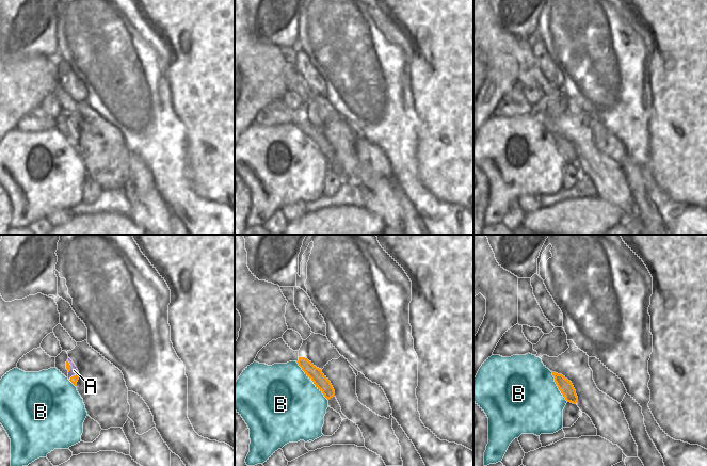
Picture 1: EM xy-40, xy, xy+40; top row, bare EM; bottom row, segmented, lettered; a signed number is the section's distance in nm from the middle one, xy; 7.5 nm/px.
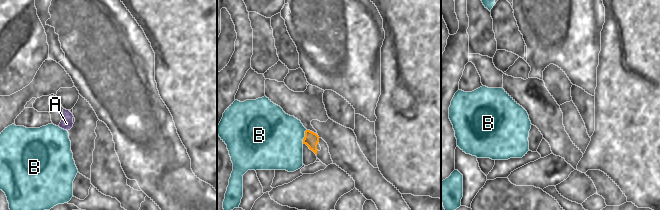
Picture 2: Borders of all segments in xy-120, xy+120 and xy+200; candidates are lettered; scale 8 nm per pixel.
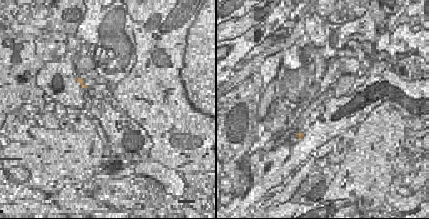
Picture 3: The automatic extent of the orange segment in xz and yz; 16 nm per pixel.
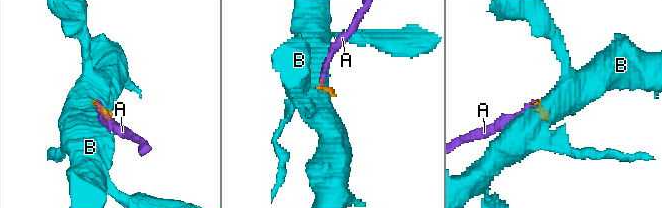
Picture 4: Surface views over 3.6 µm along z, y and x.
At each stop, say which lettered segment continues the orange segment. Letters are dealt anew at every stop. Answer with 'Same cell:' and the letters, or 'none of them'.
Same cell: none of them

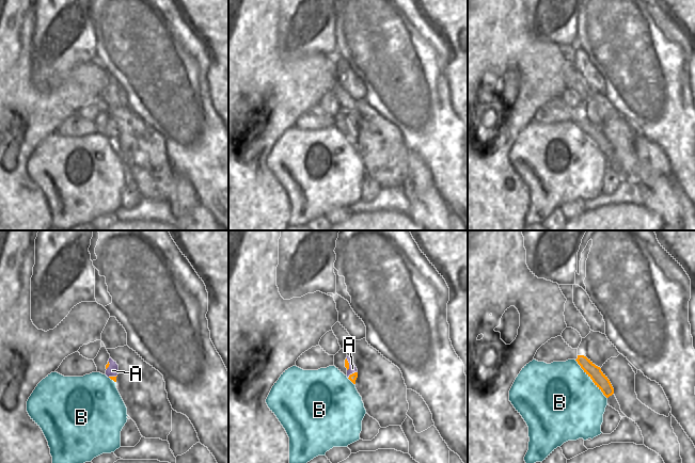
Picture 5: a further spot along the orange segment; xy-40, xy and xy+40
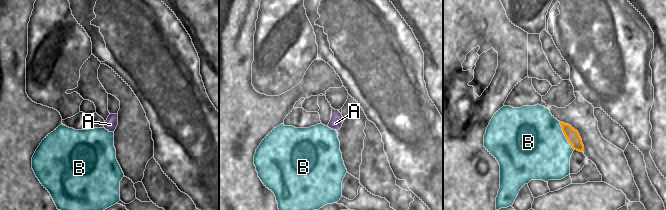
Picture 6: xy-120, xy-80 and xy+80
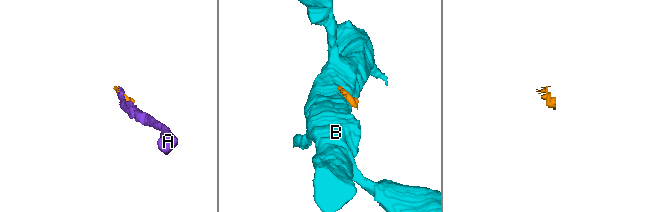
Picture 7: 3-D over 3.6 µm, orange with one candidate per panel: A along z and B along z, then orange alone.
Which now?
Same cell: none of them

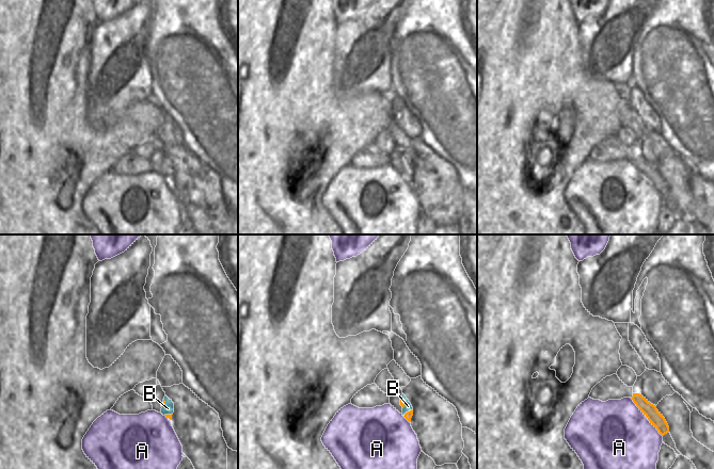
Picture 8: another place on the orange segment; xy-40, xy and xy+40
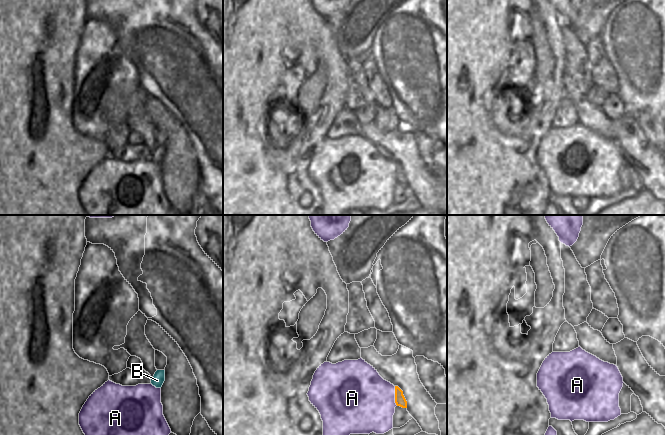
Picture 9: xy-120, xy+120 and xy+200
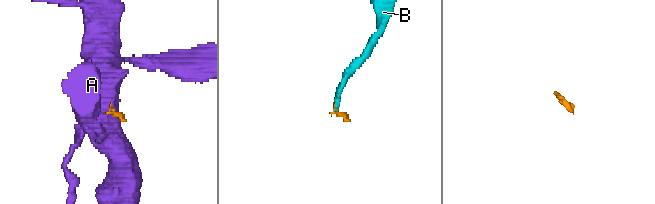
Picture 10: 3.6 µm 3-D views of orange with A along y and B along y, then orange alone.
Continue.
Same cell: none of them

